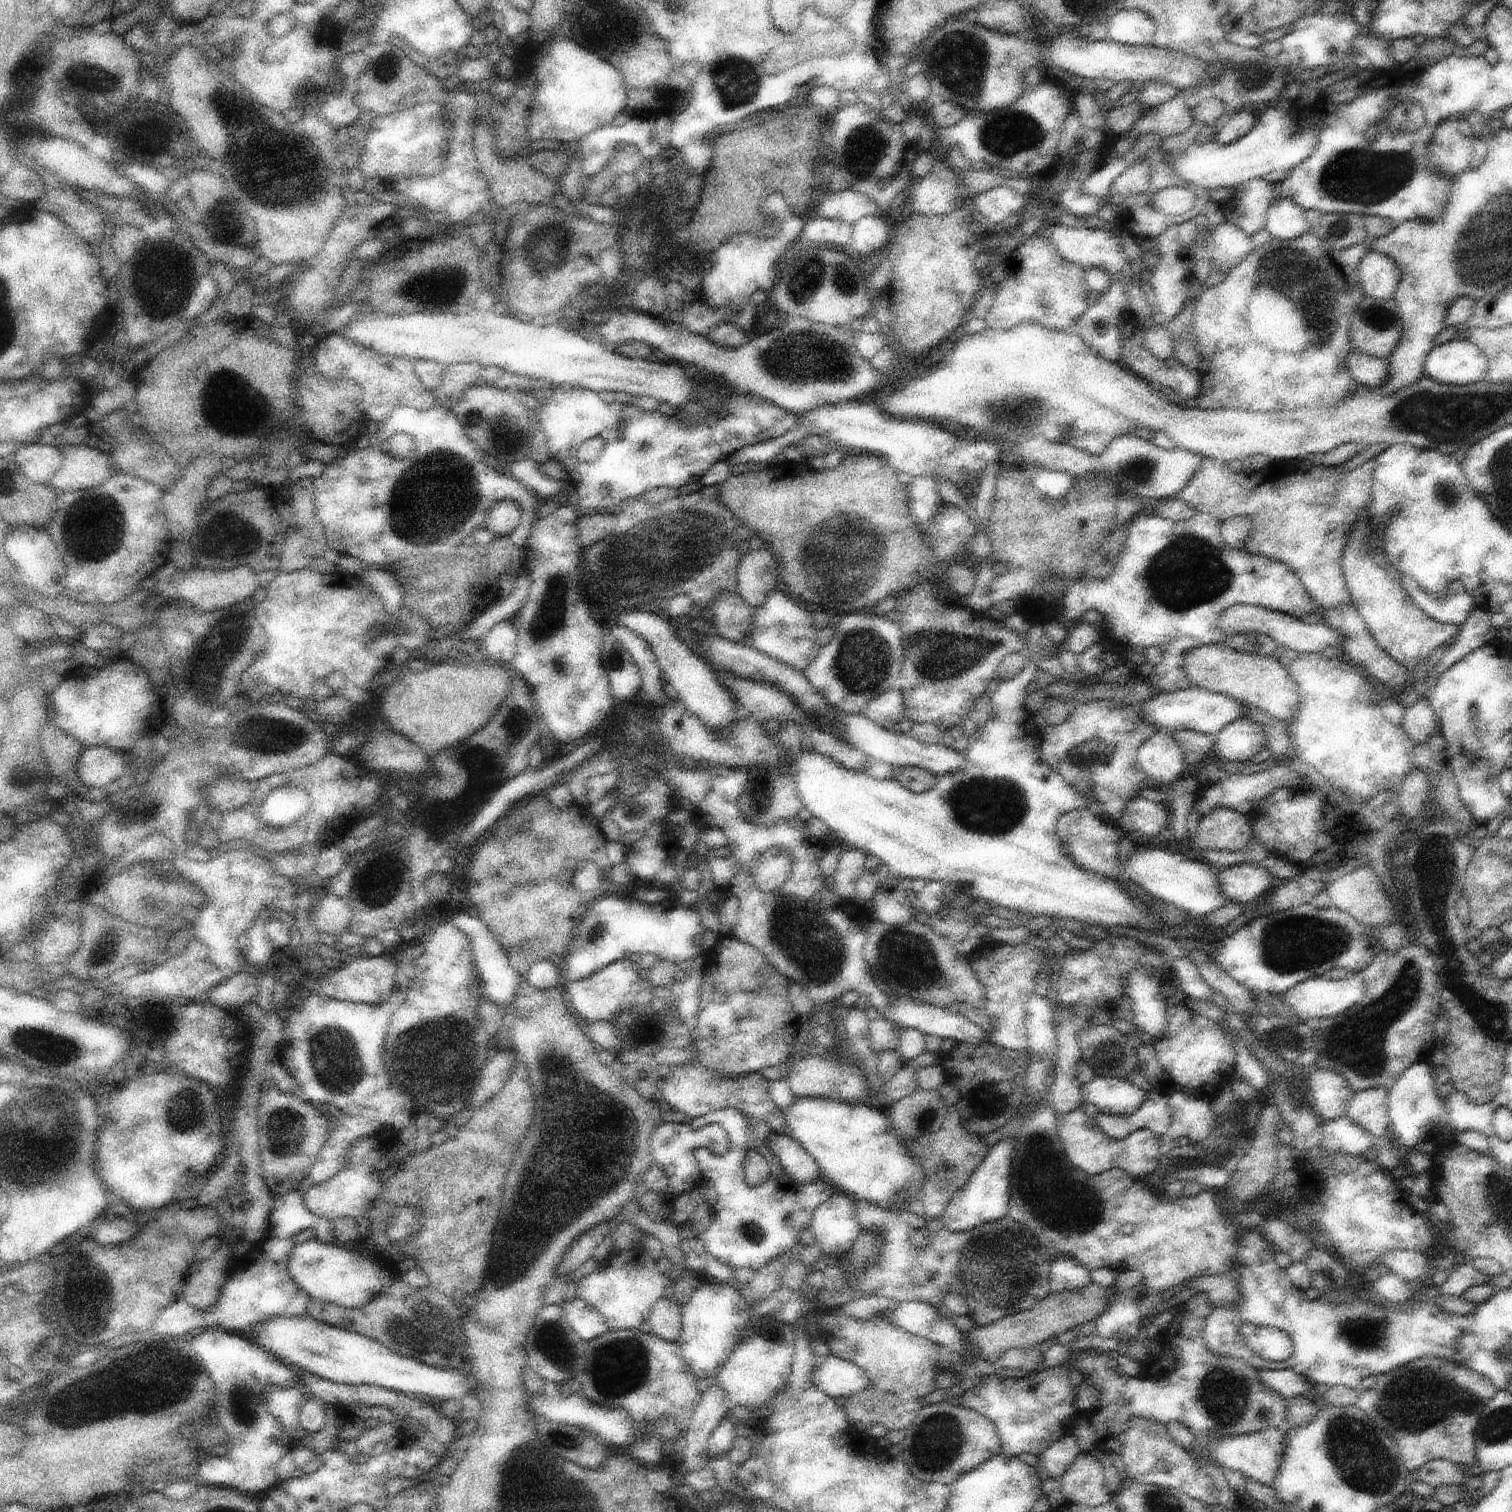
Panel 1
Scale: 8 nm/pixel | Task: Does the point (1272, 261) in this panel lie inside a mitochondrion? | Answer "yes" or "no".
yes

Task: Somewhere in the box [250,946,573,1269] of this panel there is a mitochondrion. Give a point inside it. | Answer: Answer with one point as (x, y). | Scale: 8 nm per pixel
(440, 1045)

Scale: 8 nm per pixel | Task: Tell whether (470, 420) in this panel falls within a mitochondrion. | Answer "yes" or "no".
yes

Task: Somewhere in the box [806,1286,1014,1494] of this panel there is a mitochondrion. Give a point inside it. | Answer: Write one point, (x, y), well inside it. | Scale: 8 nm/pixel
(936, 1443)

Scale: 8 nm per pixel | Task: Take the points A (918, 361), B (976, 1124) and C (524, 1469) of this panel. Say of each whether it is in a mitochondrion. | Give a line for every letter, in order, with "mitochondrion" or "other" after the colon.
A: other
B: other
C: mitochondrion

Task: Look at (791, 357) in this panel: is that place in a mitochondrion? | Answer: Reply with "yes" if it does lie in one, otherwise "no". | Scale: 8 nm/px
yes

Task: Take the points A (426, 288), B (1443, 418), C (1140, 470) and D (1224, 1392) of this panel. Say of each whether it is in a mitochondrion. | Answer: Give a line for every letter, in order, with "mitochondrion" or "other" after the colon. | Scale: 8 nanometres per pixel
A: mitochondrion
B: mitochondrion
C: mitochondrion
D: mitochondrion

